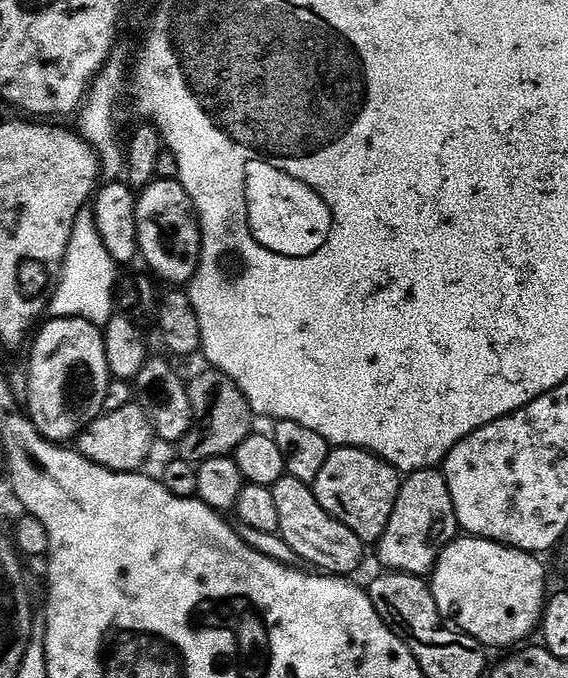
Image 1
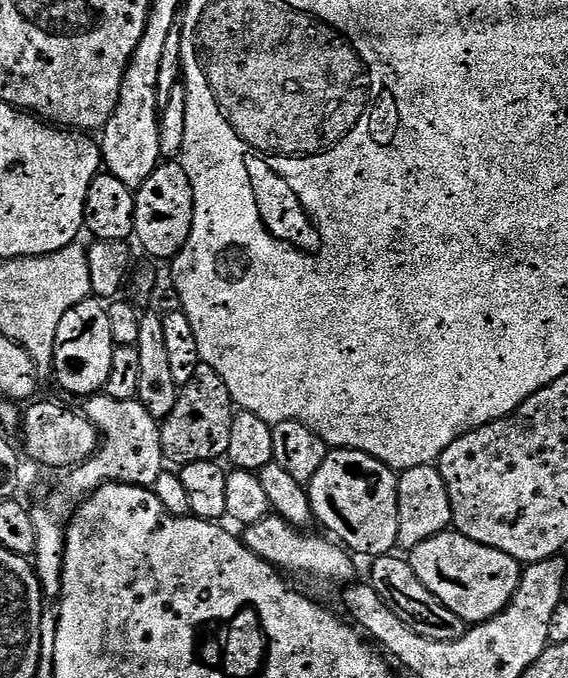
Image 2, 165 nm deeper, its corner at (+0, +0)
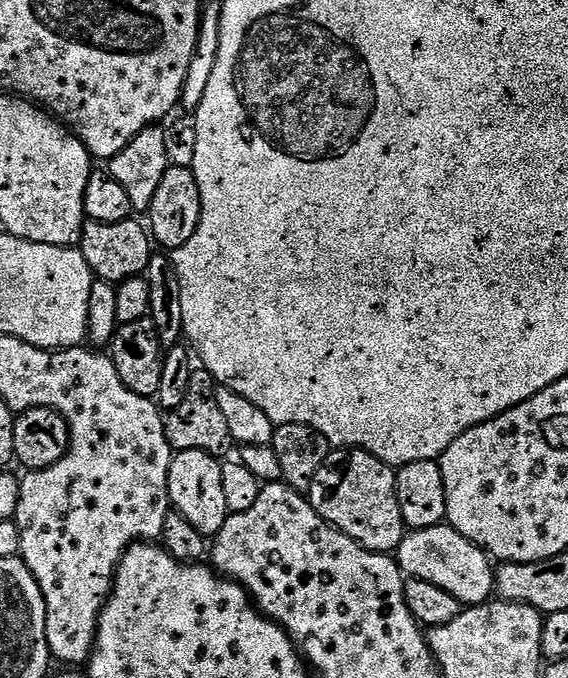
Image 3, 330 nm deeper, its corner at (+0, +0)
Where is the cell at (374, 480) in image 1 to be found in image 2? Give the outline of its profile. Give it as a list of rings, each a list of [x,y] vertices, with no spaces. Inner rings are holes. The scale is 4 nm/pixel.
[[[353,448],[329,451],[307,489],[313,517],[321,520],[343,547],[375,558],[389,555],[399,545],[398,476],[380,460]]]

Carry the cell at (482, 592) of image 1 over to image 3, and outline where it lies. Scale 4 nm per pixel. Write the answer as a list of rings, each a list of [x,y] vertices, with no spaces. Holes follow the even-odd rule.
[[[447,522],[409,531],[400,547],[396,549],[394,556],[405,577],[425,580],[442,590],[446,590],[446,594],[454,594],[454,598],[458,598],[458,602],[462,606],[486,604],[493,599],[496,582],[493,561],[484,549],[467,540],[461,532],[454,530]]]

